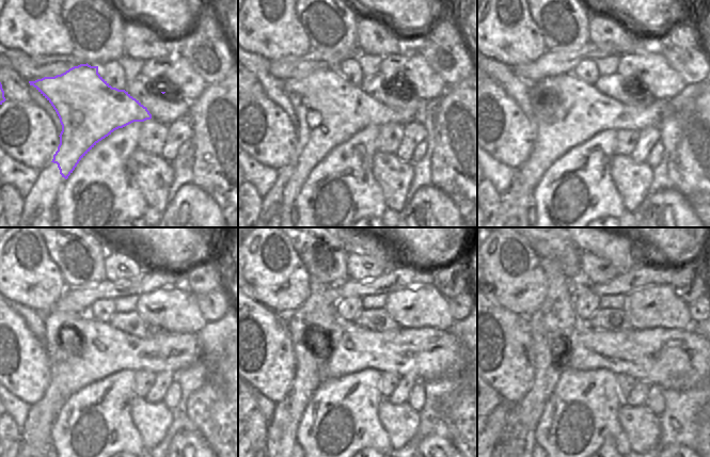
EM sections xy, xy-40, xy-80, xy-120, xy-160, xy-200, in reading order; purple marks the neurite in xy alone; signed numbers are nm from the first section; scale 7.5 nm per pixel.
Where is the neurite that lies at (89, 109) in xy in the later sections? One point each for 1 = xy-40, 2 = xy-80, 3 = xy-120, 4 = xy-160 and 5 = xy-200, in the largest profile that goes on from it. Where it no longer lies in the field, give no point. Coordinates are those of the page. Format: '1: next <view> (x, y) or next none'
1: next xy-40 (329, 109)
2: next xy-80 (569, 111)
3: next xy-120 (97, 350)
4: next xy-160 (426, 353)
5: next xy-200 (679, 359)

